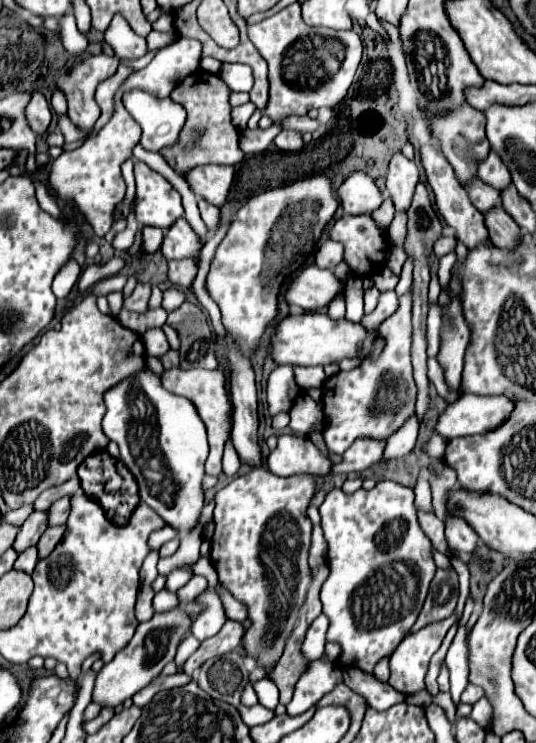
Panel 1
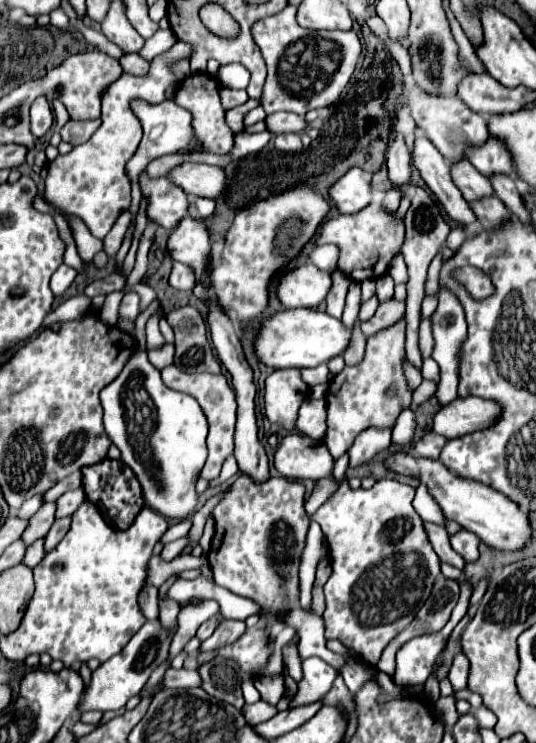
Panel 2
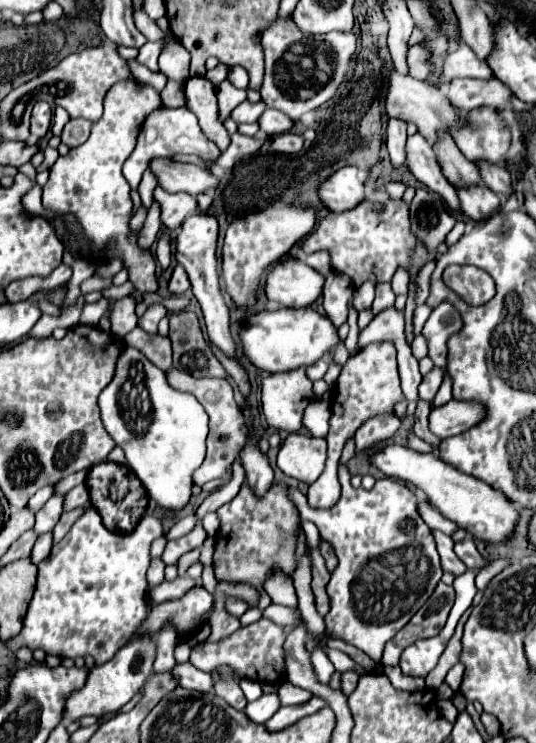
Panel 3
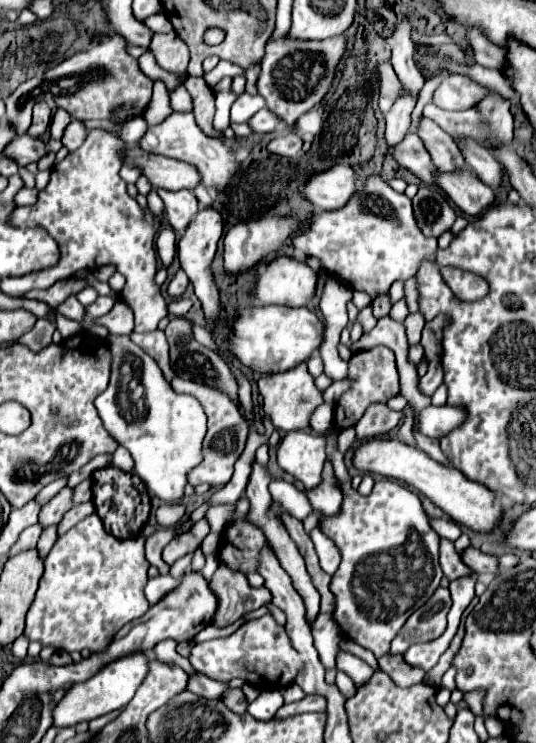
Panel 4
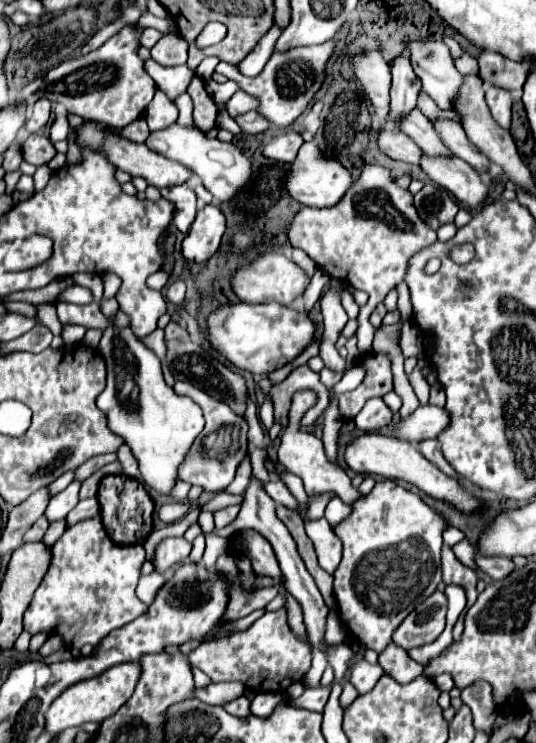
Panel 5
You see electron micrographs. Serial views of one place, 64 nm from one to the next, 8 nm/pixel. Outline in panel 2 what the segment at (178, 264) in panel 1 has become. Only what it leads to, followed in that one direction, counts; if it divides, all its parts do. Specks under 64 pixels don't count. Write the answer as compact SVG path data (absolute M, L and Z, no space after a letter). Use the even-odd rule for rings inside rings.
M174 262L172 272L170 272L170 286L176 290L192 290L194 284L196 284L194 268L190 268L182 262Z

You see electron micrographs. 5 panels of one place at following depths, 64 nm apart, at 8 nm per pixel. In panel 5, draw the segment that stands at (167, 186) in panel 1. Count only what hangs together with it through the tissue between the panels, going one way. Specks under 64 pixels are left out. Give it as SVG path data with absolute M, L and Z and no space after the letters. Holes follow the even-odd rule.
M184 184L184 186L172 186L160 190L162 198L174 202L174 218L172 224L178 228L178 232L186 234L190 224L196 216L196 194Z

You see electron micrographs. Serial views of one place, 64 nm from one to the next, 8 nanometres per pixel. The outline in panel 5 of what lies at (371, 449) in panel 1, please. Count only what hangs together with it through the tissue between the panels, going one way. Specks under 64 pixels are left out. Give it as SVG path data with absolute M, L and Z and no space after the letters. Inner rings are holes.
M372 398L366 402L358 418L354 418L354 424L360 432L378 432L386 426L390 426L394 420L392 410L384 404L382 398Z

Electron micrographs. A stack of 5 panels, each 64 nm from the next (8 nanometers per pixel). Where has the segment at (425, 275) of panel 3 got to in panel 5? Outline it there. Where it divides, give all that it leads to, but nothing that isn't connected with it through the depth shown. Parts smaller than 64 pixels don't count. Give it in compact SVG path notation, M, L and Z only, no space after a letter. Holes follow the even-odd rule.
M400 282L396 288L398 288L398 310L402 314L402 326L404 326L404 320L408 320L408 318L414 320L412 306L410 306L410 292L408 292L405 282Z

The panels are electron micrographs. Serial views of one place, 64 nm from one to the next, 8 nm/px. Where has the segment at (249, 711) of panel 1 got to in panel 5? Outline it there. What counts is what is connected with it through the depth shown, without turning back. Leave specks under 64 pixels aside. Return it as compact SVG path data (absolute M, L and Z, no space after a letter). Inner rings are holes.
M268 692L266 694L256 694L252 704L250 704L250 712L254 716L268 718L280 702L282 702L282 694L274 694L274 692L272 694L268 694Z

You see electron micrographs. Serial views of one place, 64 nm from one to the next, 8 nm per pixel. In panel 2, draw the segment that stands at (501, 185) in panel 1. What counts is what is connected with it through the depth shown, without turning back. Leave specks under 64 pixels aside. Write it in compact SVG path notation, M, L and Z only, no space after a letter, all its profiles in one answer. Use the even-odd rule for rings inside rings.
M488 138L488 142L482 148L474 148L468 152L468 160L472 166L486 178L492 178L494 174L512 174L512 162L506 146L494 138Z

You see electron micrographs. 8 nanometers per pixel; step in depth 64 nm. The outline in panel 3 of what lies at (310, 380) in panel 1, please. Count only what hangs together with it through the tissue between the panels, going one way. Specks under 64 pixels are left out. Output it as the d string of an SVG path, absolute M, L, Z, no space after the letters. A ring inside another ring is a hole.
M318 360L314 366L306 368L306 376L308 376L312 382L316 382L316 380L322 380L322 378L324 378L326 370L328 370L328 360Z

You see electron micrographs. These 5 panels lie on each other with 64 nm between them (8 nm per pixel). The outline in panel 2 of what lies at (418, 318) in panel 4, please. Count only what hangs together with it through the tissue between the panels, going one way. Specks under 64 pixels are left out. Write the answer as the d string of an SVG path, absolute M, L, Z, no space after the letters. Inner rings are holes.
M437 294L426 296L422 302L421 321L424 320L424 318L429 318L433 314L433 312L436 310L437 305L438 305Z

